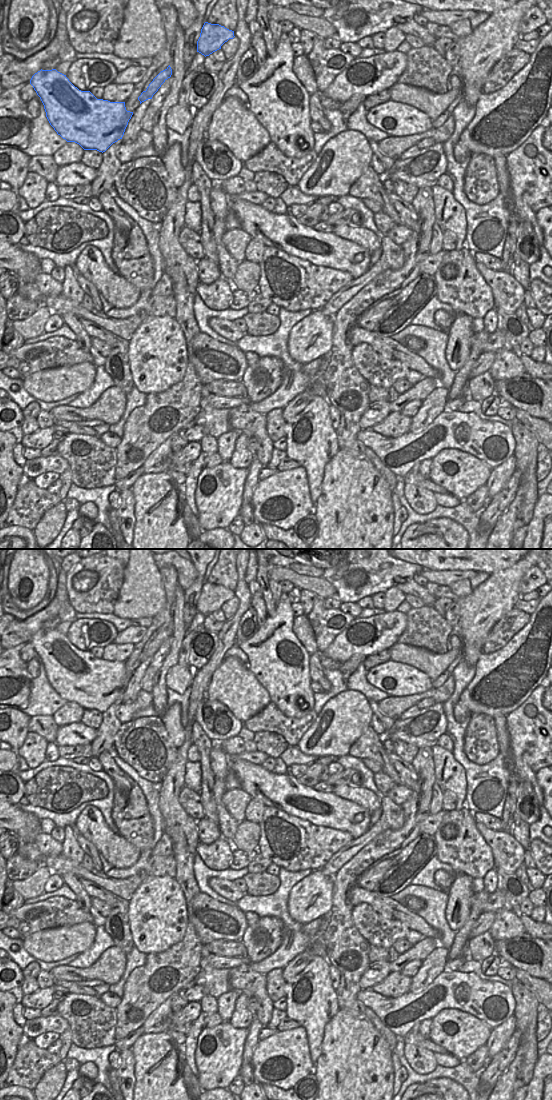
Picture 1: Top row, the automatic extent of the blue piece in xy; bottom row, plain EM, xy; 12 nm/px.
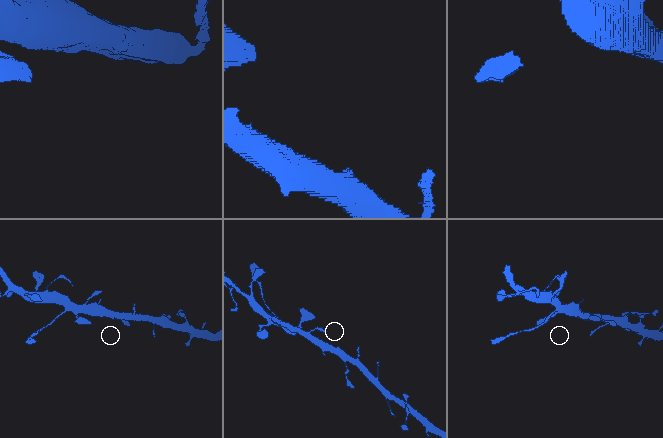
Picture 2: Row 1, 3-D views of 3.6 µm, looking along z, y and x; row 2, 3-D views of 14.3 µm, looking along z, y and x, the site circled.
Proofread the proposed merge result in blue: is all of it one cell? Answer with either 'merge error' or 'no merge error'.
no merge error

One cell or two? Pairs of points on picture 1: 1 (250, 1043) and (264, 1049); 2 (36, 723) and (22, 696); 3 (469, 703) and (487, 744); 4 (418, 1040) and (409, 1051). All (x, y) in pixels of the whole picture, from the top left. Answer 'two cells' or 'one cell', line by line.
1: two cells
2: two cells
3: two cells
4: two cells

